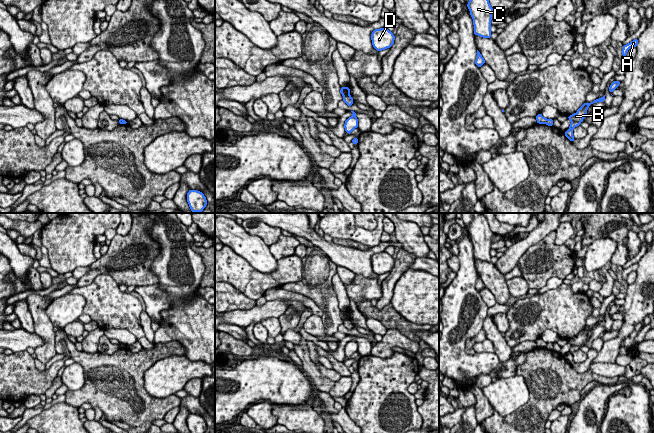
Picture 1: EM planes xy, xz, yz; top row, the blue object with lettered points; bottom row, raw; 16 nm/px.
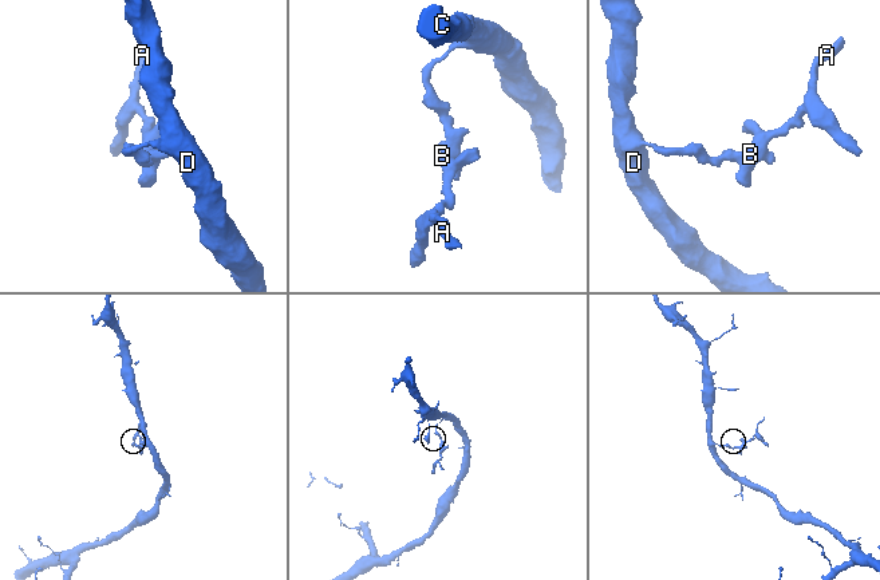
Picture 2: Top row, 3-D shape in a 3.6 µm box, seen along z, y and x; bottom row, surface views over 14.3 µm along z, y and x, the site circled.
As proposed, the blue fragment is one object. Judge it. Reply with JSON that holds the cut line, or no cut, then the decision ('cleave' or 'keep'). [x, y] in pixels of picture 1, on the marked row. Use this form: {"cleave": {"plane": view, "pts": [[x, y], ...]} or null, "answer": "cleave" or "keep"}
{"cleave": {"plane": "xz", "pts": [[349, 94], [343, 97]]}, "answer": "cleave"}

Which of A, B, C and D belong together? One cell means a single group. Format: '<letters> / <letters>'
A B / C D

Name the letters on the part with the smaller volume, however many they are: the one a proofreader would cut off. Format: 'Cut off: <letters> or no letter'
Cut off: A, B

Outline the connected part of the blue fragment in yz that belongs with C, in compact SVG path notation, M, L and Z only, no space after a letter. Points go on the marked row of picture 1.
M469 0L466 4L474 24L474 35L483 38L491 38L491 20L493 8L489 0Z

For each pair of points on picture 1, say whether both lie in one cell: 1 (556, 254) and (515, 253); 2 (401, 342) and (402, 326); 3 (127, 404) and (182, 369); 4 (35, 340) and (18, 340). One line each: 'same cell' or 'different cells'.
1: different cells
2: different cells
3: different cells
4: same cell

